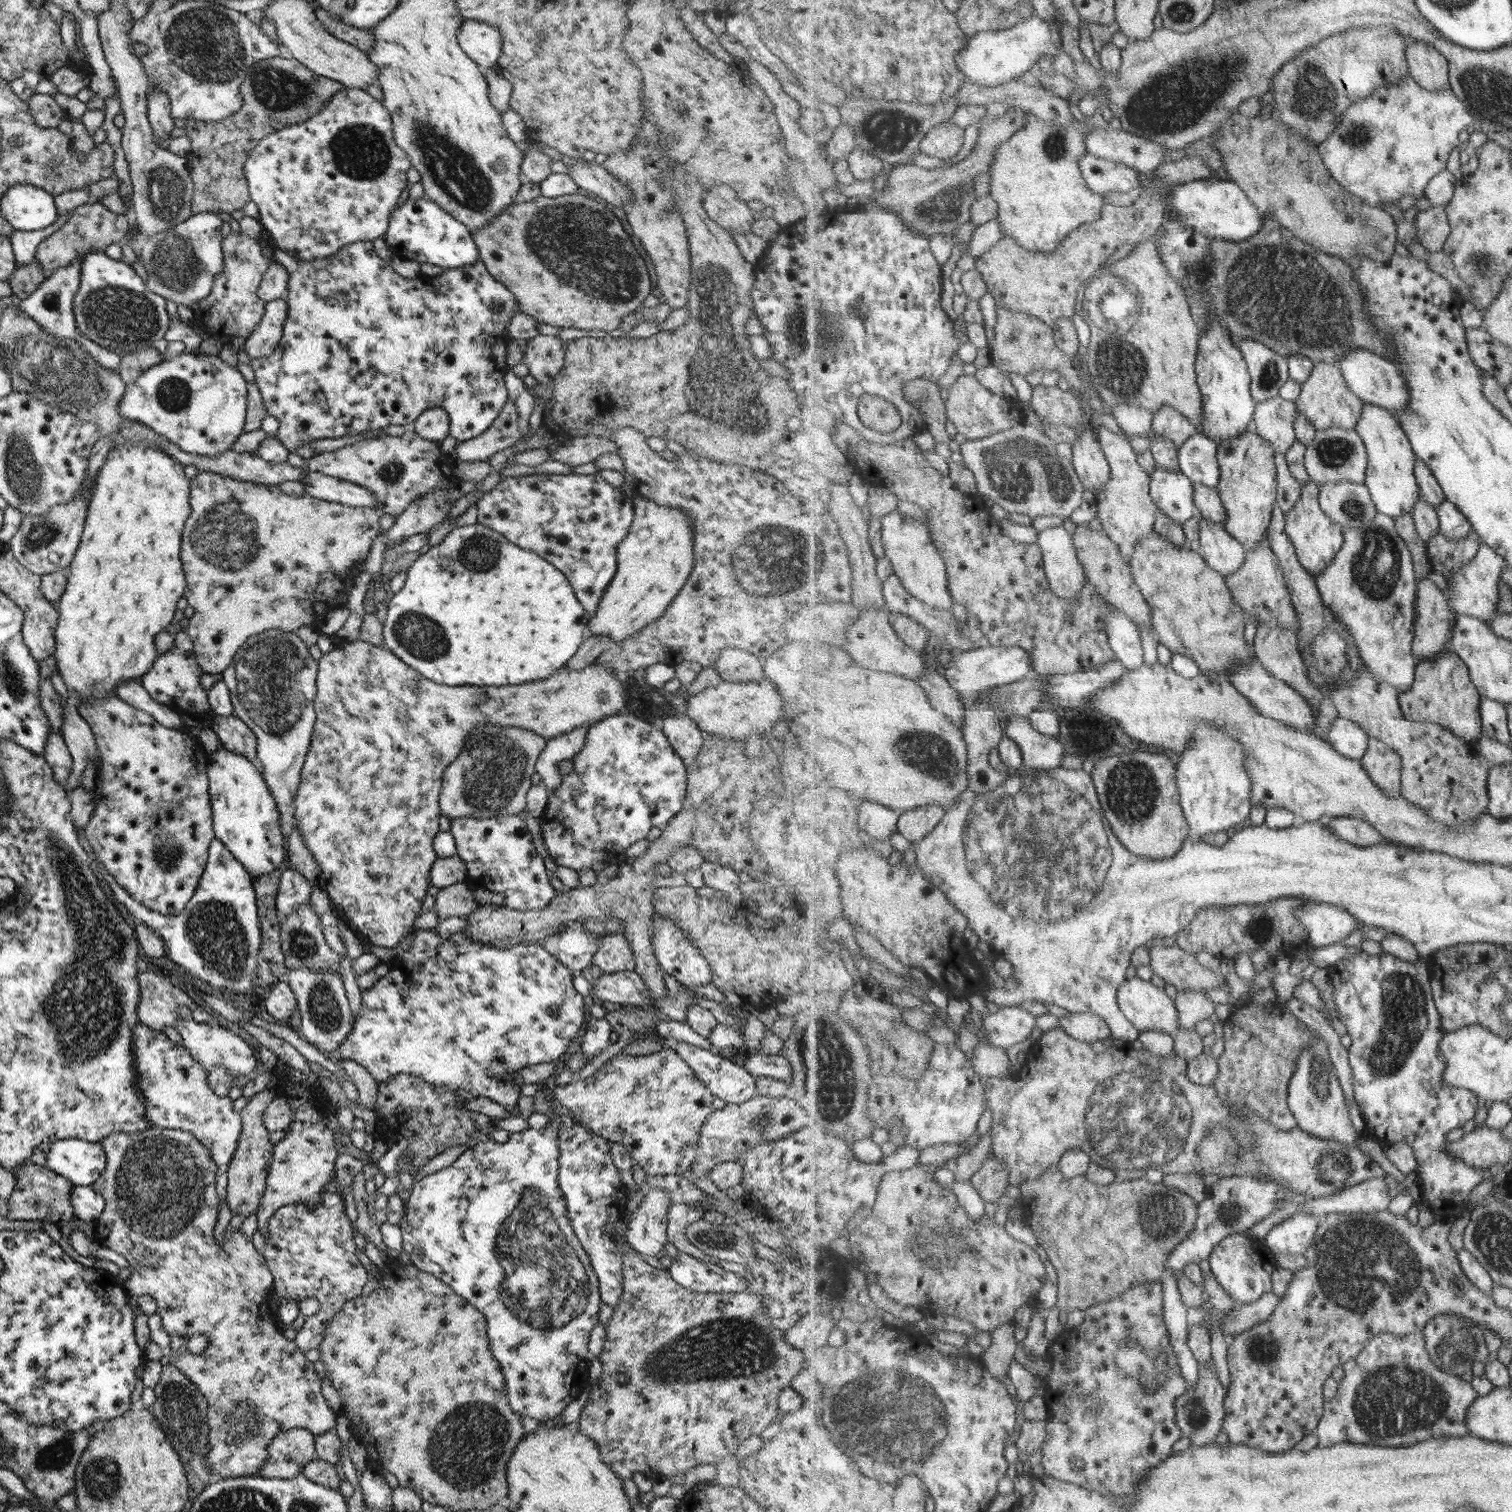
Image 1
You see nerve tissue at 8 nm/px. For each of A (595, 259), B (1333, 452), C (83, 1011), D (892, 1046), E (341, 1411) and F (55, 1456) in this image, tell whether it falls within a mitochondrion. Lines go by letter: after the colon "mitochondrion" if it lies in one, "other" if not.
A: mitochondrion
B: mitochondrion
C: mitochondrion
D: mitochondrion
E: other
F: mitochondrion

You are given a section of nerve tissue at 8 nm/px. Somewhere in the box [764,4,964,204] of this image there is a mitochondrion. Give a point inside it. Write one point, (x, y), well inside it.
(906, 125)

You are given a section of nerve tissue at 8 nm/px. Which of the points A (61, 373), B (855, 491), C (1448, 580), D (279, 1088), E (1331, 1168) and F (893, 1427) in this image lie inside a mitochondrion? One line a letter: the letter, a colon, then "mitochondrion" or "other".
A: mitochondrion
B: other
C: other
D: other
E: mitochondrion
F: mitochondrion

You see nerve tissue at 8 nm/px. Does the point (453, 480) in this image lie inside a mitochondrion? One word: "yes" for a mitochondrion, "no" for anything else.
no

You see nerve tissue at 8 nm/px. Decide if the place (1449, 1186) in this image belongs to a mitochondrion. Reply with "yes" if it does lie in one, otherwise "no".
no

